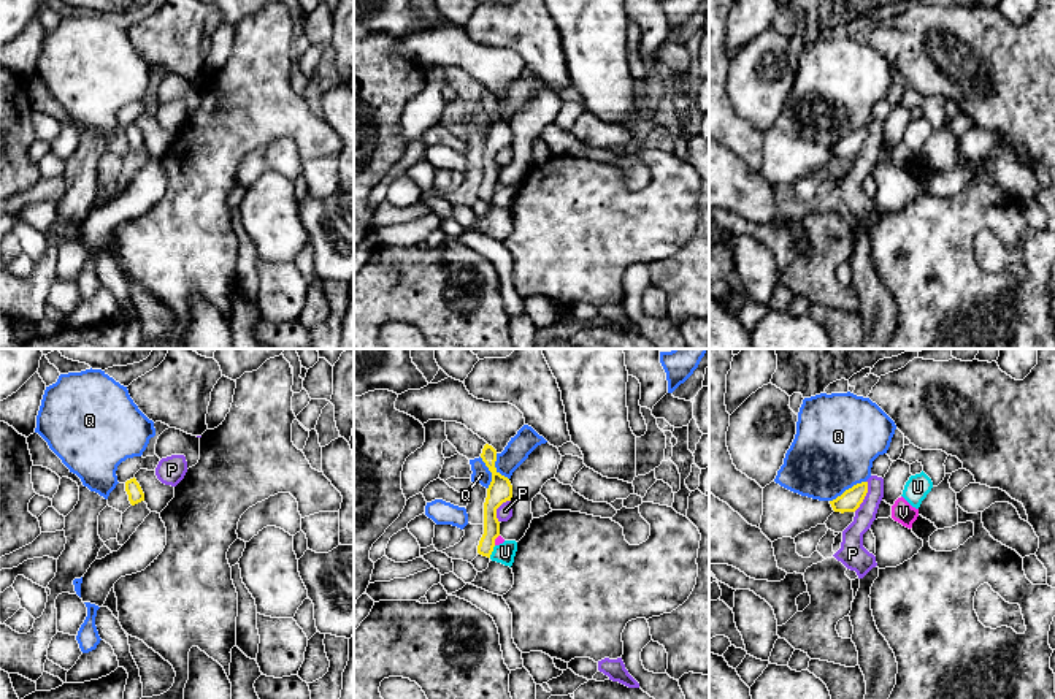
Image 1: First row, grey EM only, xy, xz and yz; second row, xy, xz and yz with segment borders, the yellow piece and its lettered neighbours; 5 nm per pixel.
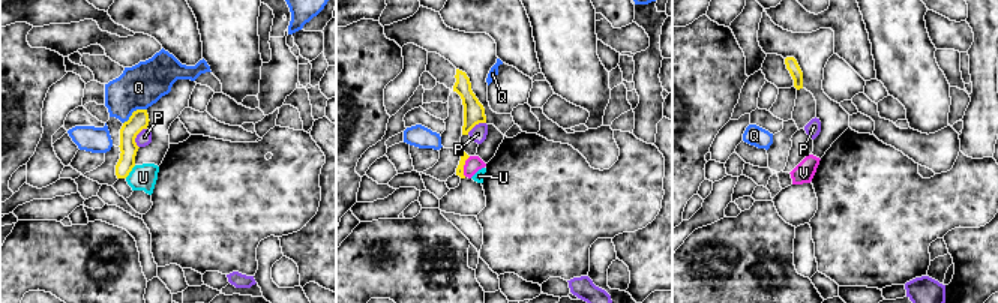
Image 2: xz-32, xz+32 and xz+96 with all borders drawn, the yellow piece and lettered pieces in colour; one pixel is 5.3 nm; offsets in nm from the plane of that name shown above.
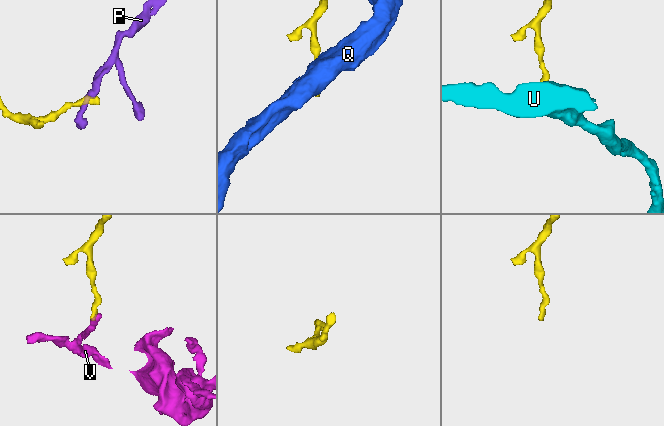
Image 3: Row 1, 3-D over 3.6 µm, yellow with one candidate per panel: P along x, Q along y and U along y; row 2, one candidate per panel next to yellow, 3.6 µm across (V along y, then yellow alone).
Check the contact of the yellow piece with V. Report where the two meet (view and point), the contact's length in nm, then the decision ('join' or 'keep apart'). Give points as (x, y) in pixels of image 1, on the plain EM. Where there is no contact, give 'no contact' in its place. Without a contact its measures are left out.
contact xz (495, 183); length 60 nm; keep apart

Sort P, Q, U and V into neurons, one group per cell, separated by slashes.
P / Q / U / V

